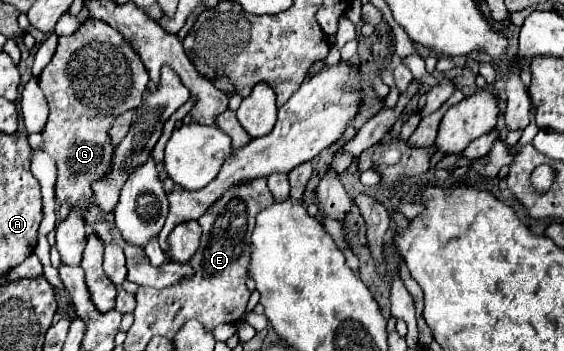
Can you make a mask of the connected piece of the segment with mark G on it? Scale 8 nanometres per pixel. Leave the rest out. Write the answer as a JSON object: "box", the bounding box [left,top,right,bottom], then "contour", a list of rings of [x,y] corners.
{"box":[38,17,150,209],"contour":[[[88,17],[78,31],[68,37],[60,37],[58,49],[52,61],[44,67],[38,77],[38,85],[44,91],[44,97],[50,107],[48,123],[44,125],[42,147],[54,159],[58,167],[56,177],[56,199],[58,203],[68,203],[70,209],[84,199],[92,199],[92,179],[100,179],[100,175],[108,175],[108,167],[112,167],[112,141],[108,139],[108,131],[116,117],[128,109],[136,109],[142,103],[142,95],[150,83],[148,71],[144,69],[140,57],[134,53],[130,43],[106,23]]]}

